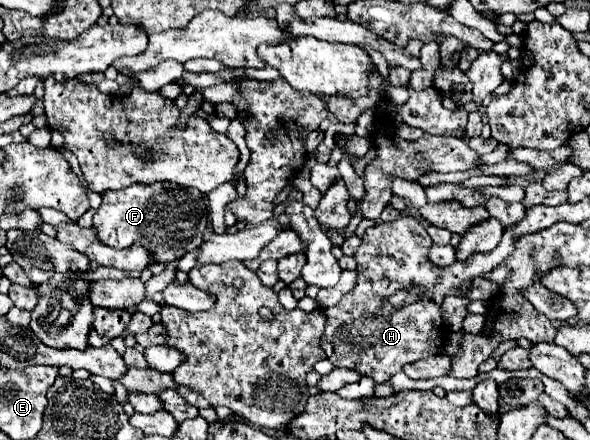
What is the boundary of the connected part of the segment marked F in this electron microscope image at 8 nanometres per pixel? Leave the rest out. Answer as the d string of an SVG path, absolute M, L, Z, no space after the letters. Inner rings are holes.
M133 184L125 190L105 190L103 204L93 216L97 238L111 248L129 248L141 244L153 252L153 260L171 264L203 244L207 230L205 194L193 190L169 190L169 184Z

